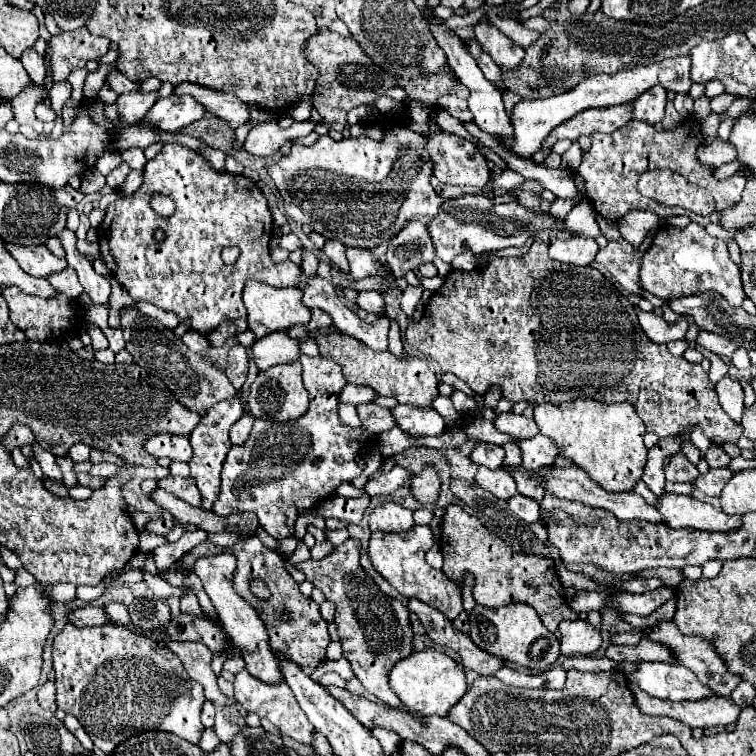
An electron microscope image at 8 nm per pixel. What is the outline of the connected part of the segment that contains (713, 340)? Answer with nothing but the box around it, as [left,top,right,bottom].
[696,331,738,357]

